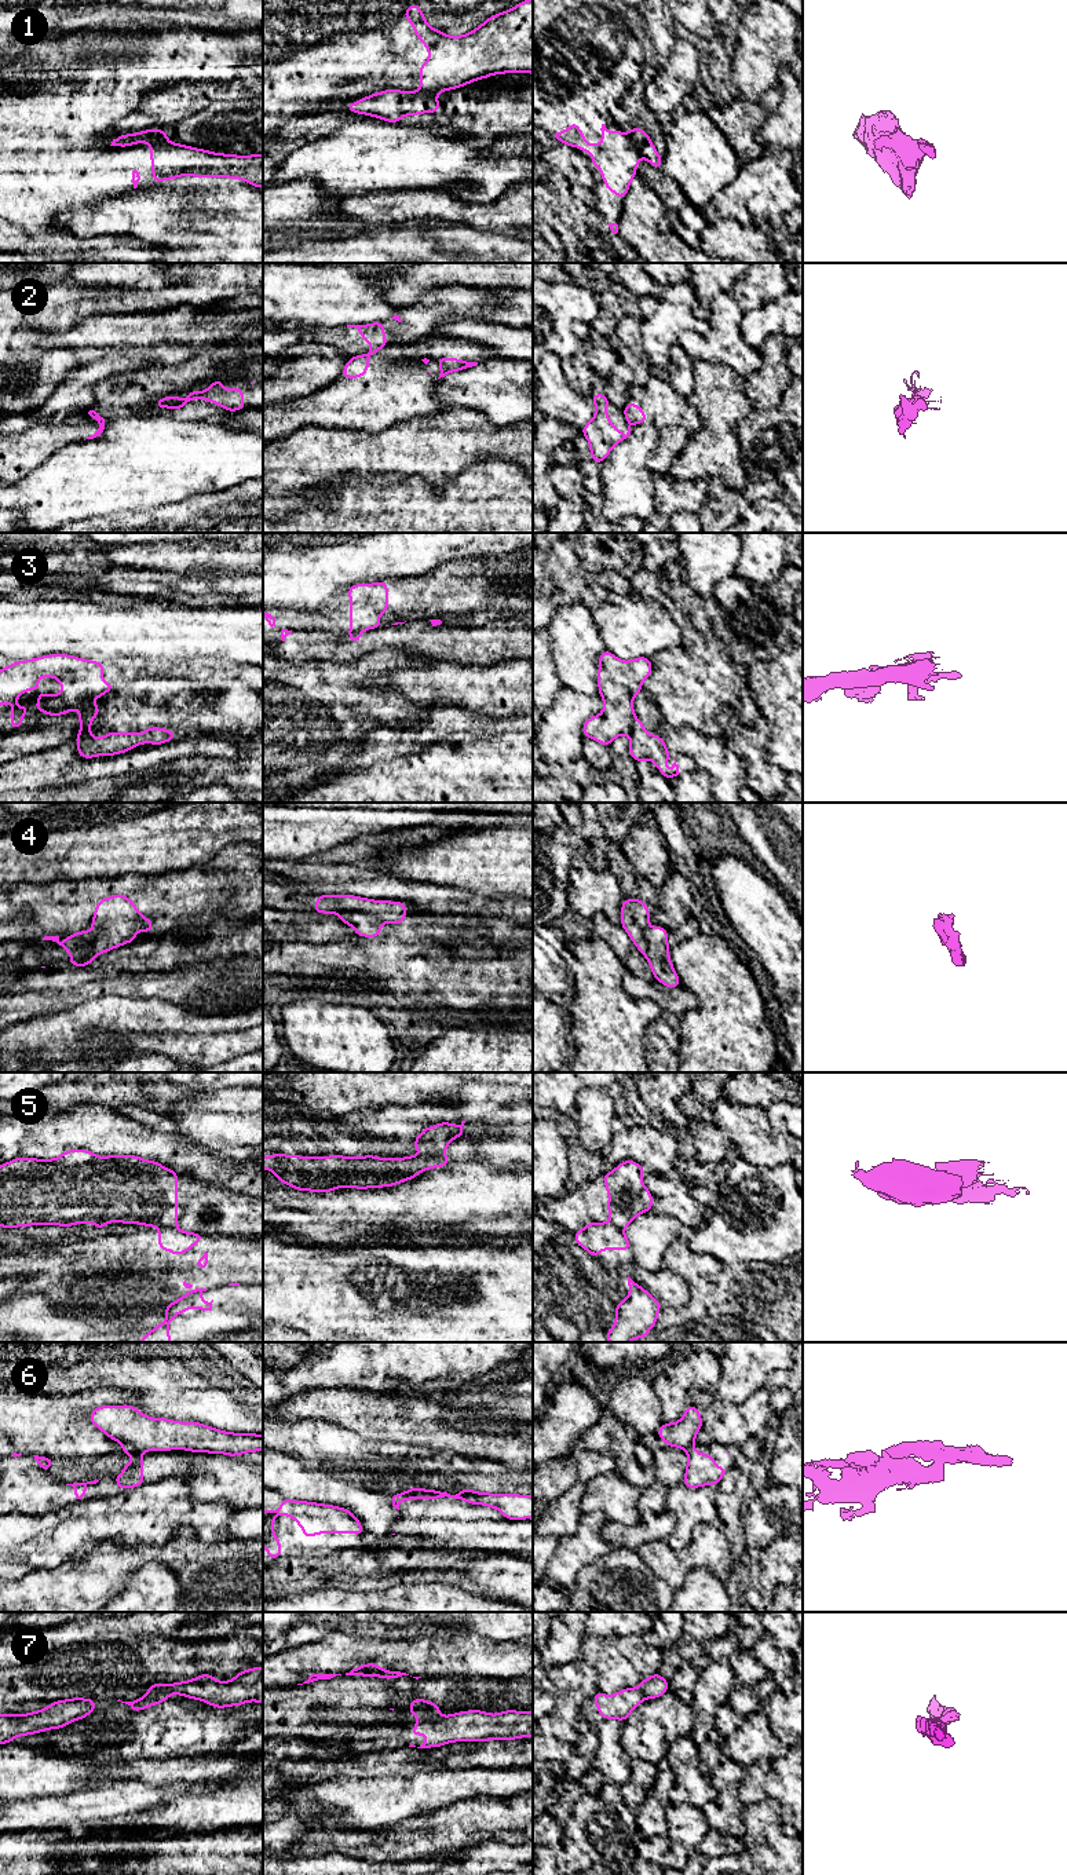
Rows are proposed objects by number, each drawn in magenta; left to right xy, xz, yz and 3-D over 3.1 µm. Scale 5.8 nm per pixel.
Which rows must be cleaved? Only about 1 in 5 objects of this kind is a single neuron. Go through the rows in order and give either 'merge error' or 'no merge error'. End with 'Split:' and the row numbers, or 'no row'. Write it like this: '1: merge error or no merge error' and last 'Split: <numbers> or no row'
1: merge error
2: merge error
3: merge error
4: merge error
5: merge error
6: merge error
7: merge error
Split: 1, 2, 3, 4, 5, 6, 7

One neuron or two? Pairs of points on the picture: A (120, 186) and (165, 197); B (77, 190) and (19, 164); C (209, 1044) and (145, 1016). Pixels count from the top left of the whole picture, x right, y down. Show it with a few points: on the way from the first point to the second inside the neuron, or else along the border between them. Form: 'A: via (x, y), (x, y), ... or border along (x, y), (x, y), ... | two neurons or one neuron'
A: border along (134, 189), (127, 194), (102, 201) | two neurons
B: via (64, 176), (51, 164), (33, 164) | one neuron
C: border along (218, 1033), (176, 1033), (153, 1037) | two neurons

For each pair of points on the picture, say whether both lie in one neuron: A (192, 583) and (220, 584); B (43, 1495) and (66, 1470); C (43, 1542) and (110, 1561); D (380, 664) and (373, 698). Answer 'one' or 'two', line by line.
A: one
B: two
C: two
D: one

